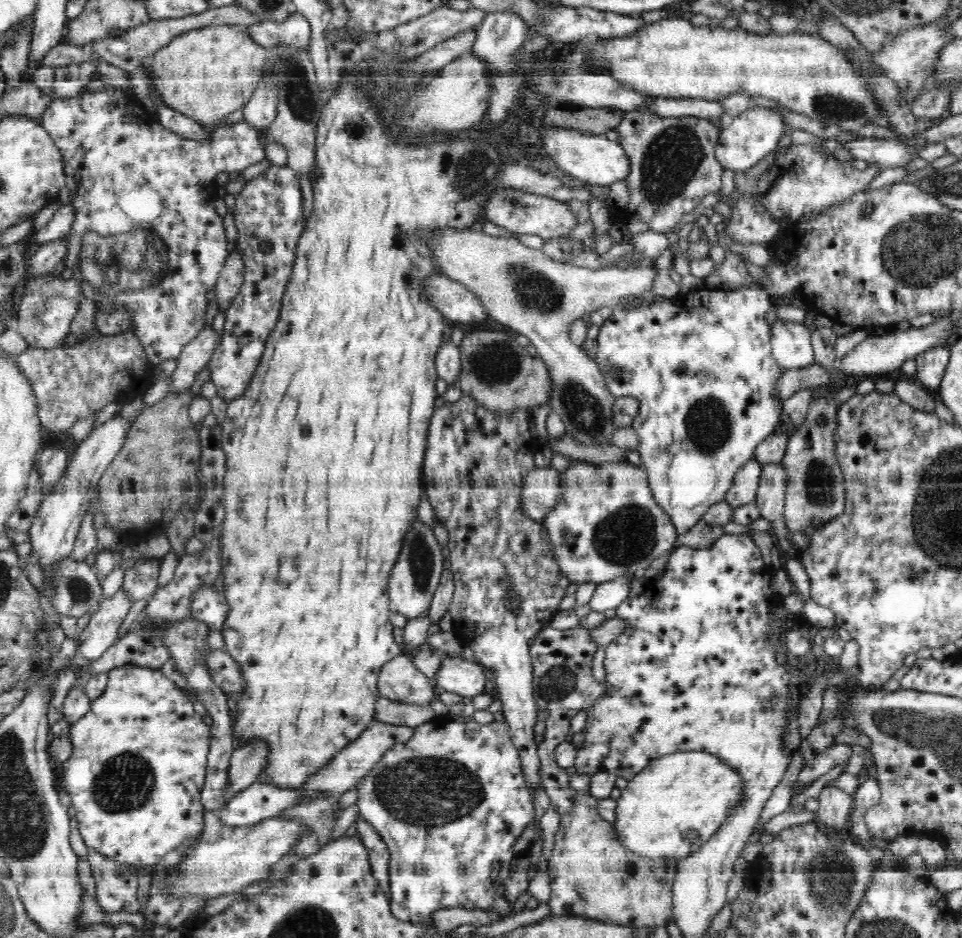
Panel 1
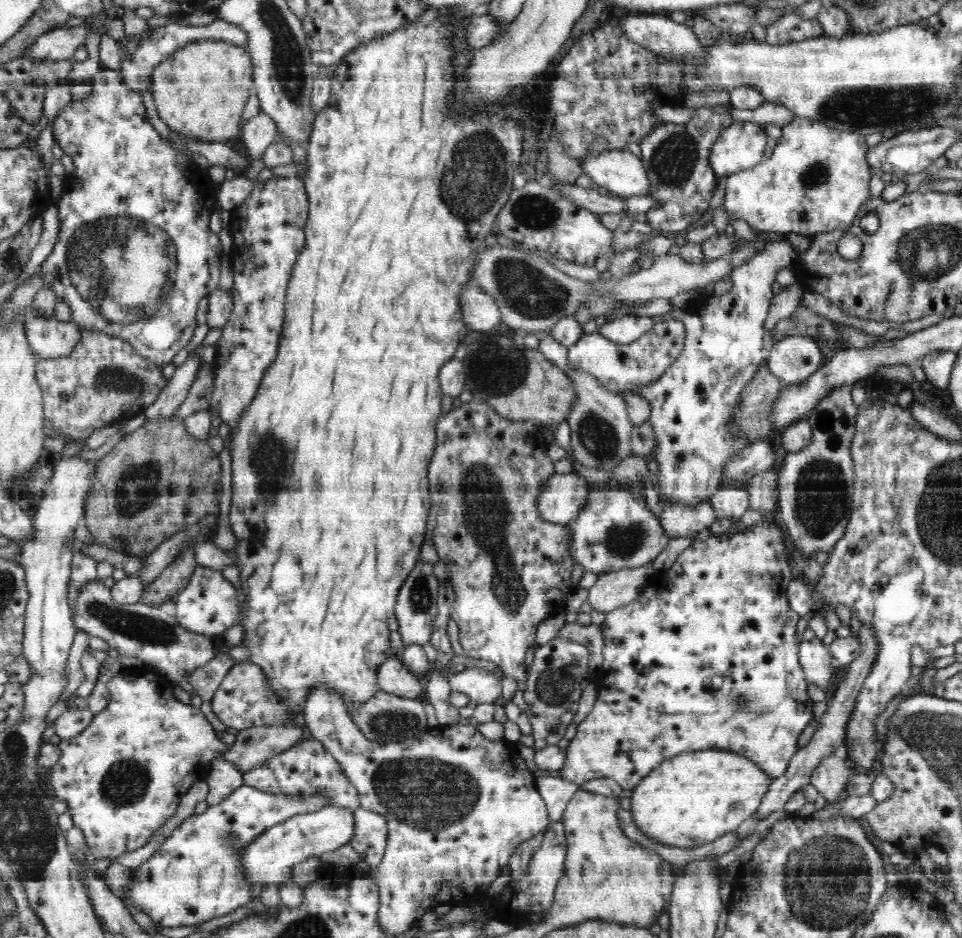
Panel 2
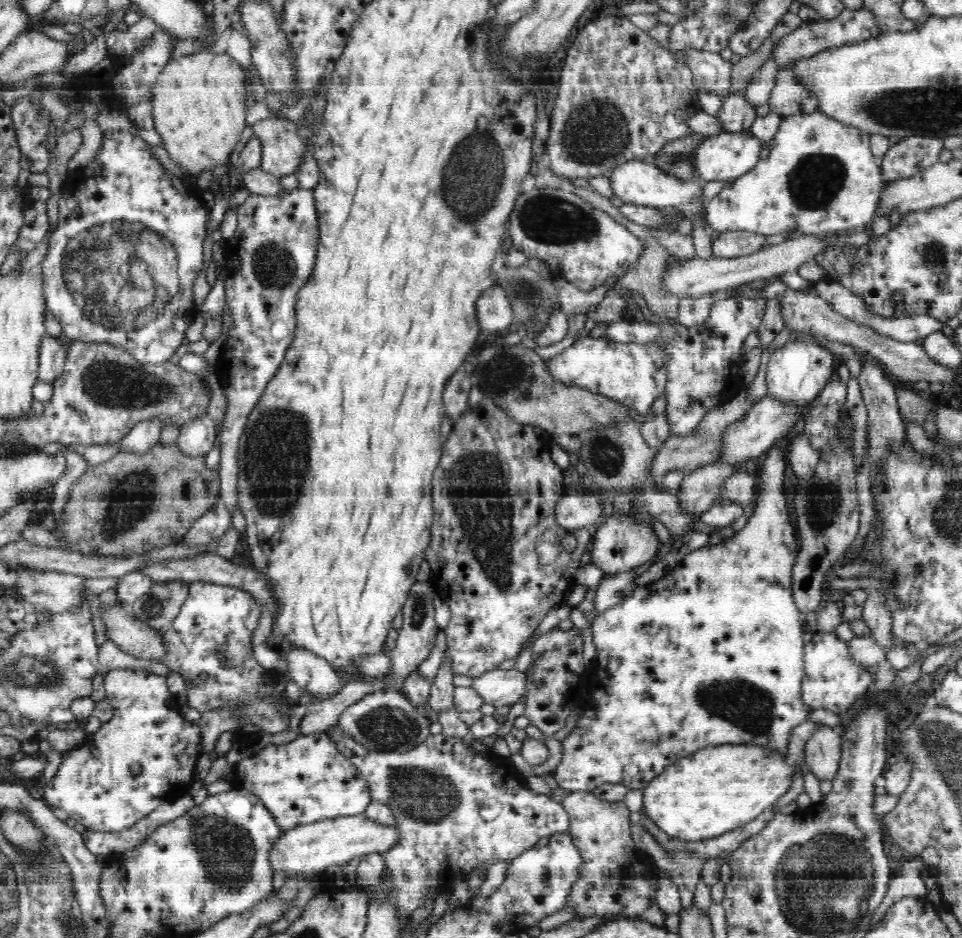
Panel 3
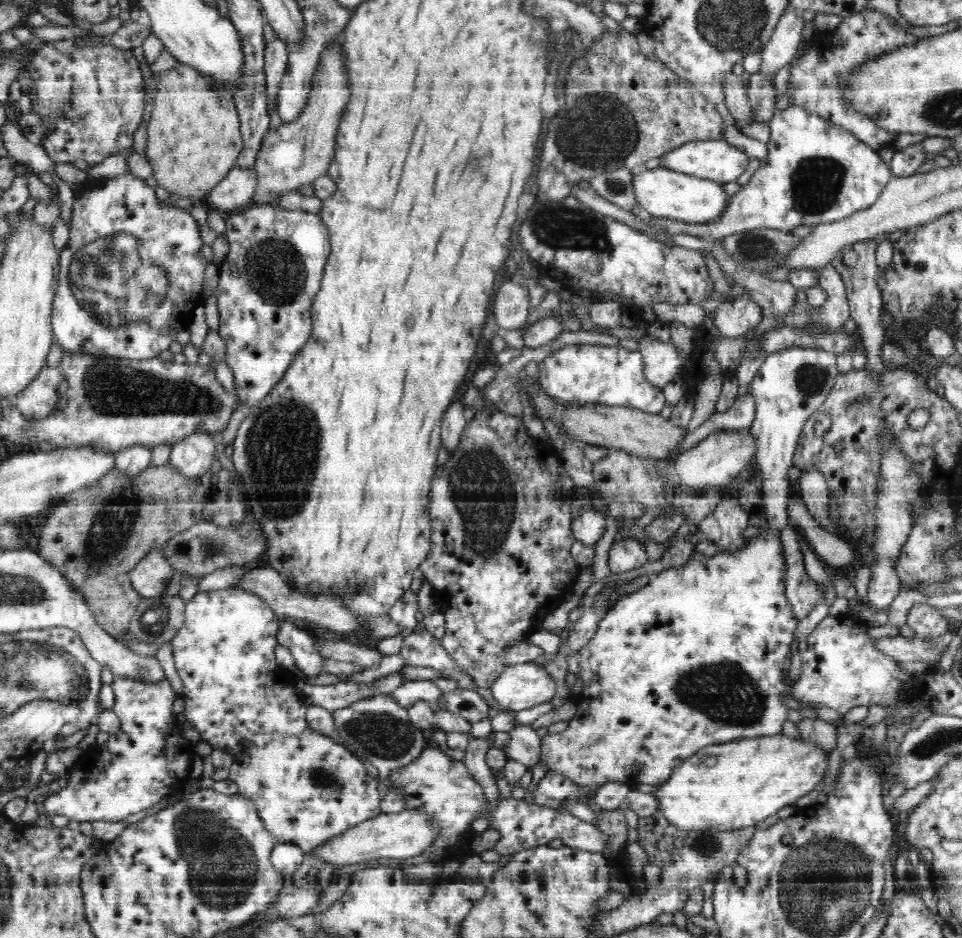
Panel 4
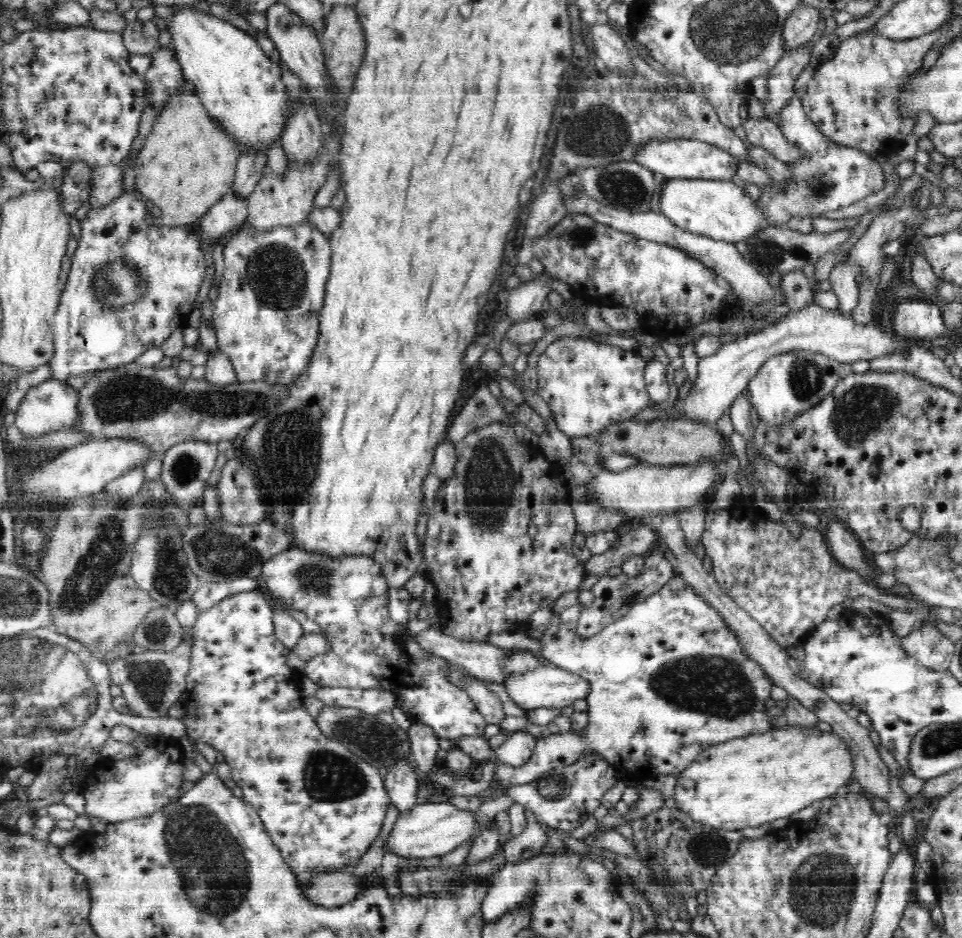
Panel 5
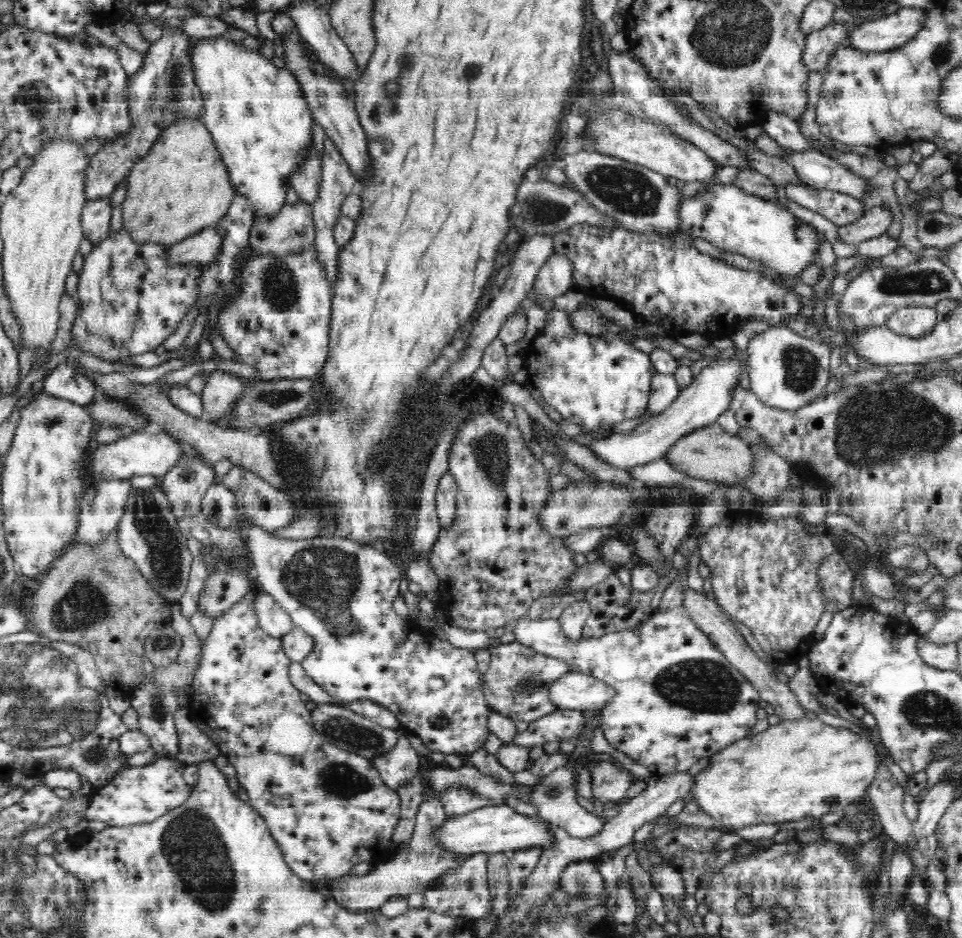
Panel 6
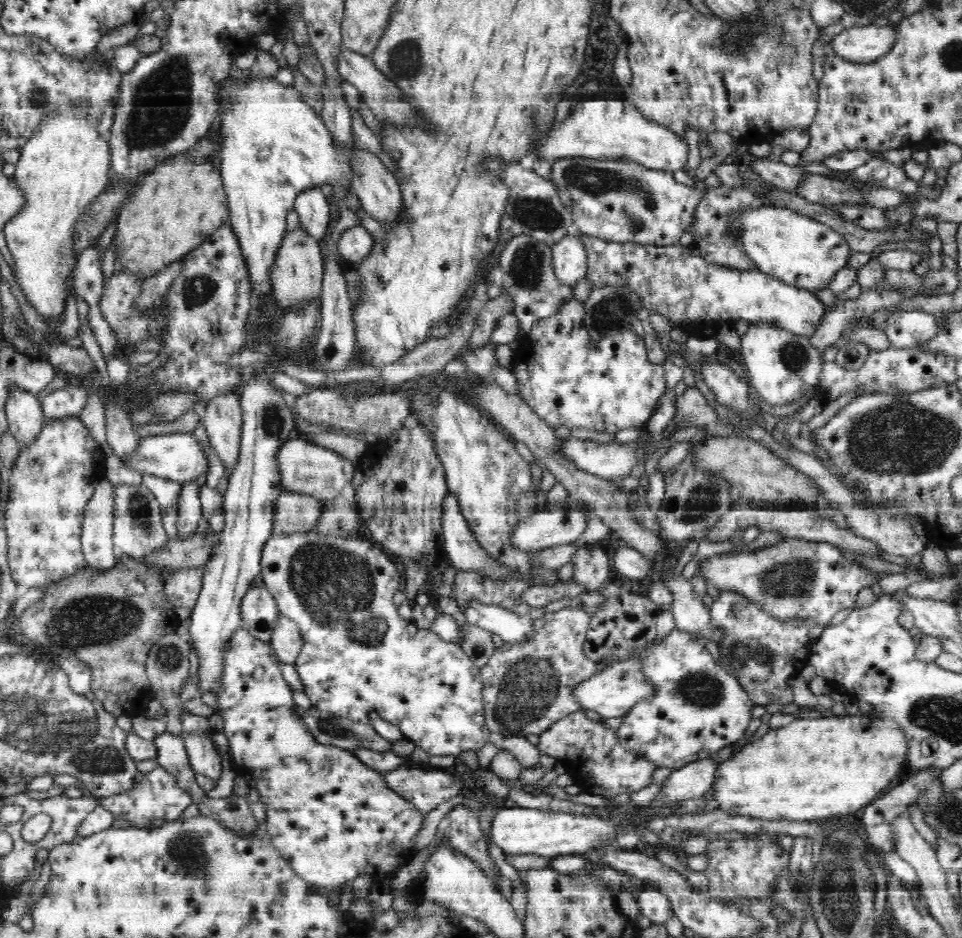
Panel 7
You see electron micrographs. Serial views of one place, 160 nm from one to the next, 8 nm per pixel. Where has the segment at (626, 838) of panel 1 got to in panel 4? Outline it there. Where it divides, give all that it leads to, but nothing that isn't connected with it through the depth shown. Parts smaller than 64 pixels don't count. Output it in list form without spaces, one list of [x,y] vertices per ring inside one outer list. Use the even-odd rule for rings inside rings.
[[[782,733],[766,738],[738,739],[730,743],[722,743],[702,748],[690,756],[673,770],[668,780],[659,785],[653,794],[656,797],[657,810],[666,820],[682,832],[695,830],[697,832],[715,828],[720,832],[752,827],[762,819],[769,817],[786,806],[792,806],[800,796],[808,794],[816,788],[824,778],[828,758],[826,750],[813,741],[798,742],[786,738]]]

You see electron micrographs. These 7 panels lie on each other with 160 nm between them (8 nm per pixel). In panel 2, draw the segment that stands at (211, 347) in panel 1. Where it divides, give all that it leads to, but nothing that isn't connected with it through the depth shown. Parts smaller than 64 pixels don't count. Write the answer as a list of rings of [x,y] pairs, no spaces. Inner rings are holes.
[[[189,352],[186,361],[177,366],[175,373],[160,391],[156,400],[144,410],[146,421],[168,419],[175,414],[176,409],[184,402],[196,374],[200,370],[200,357]]]

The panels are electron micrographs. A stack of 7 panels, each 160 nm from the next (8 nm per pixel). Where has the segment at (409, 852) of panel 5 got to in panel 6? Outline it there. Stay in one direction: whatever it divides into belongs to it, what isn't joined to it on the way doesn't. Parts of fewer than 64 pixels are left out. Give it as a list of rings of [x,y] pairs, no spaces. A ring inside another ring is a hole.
[[[488,803],[461,815],[446,817],[443,825],[433,836],[438,846],[456,853],[474,854],[486,852],[488,854],[505,851],[529,850],[530,847],[542,847],[556,842],[554,834],[550,834],[548,824],[536,822],[528,816],[518,814],[507,804],[496,805]]]

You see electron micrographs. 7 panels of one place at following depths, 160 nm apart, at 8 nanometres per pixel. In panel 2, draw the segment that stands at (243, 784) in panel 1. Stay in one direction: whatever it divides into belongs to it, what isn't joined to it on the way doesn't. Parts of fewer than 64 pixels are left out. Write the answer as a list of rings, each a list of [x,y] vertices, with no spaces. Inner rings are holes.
[[[272,725],[241,730],[223,758],[244,775],[254,768],[254,764],[262,764],[262,761],[293,748],[302,740],[305,728],[305,725]]]

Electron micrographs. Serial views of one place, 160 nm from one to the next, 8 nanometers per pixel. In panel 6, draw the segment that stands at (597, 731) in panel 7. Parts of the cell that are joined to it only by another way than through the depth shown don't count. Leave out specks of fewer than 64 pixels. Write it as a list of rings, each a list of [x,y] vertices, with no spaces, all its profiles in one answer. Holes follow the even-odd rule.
[[[556,709],[542,719],[529,724],[524,732],[516,733],[511,744],[520,747],[540,746],[548,740],[576,738],[583,732],[586,717],[582,711]],[[610,762],[598,763],[598,768],[592,770],[592,792],[603,803],[619,801],[627,796],[626,790],[632,784],[628,770],[618,770]]]

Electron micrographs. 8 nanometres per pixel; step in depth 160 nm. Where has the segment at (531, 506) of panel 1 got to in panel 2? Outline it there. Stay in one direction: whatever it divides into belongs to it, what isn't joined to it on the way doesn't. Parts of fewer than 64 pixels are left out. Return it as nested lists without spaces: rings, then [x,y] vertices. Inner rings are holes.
[[[554,473],[538,496],[538,513],[546,522],[567,525],[586,505],[591,485],[578,473]]]

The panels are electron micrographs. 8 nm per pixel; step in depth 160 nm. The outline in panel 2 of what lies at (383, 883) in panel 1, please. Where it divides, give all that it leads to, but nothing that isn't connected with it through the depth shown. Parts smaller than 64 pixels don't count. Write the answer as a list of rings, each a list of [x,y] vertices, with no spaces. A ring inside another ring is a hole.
[[[358,807],[354,813],[354,834],[351,845],[372,870],[382,862],[388,840],[388,827],[384,816],[373,810]]]

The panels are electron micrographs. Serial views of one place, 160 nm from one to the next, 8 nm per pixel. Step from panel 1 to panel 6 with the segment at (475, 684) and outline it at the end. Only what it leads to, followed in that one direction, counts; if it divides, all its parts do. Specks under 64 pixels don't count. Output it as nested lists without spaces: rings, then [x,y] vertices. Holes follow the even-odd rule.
[[[572,670],[552,683],[548,694],[558,709],[591,712],[608,706],[617,692],[590,673]]]

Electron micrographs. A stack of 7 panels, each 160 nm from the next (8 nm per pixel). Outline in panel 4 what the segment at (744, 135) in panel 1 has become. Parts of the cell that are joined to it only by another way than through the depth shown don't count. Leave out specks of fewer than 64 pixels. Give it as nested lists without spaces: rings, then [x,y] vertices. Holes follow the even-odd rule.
[[[702,140],[682,144],[665,154],[666,168],[681,172],[684,175],[692,175],[702,179],[713,180],[714,182],[728,183],[736,181],[746,170],[750,157],[746,151],[732,146],[725,140]]]

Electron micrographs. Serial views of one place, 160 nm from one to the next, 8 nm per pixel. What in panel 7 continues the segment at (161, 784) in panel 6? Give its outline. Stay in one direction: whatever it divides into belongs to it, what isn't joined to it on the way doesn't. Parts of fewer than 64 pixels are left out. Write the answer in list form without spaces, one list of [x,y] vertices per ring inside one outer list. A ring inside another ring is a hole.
[[[160,765],[147,772],[135,787],[109,797],[99,797],[99,805],[111,812],[114,818],[126,820],[130,822],[130,827],[141,829],[146,829],[152,820],[158,818],[166,821],[177,819],[190,804],[192,796],[180,788],[178,779]]]

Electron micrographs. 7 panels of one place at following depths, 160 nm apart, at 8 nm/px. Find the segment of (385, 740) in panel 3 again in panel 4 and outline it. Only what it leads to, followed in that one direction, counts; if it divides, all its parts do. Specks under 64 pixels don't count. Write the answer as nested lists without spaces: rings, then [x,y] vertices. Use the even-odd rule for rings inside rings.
[[[390,694],[376,695],[372,698],[359,700],[350,706],[331,712],[334,725],[348,746],[358,756],[367,759],[377,756],[384,759],[401,760],[402,767],[408,766],[421,756],[428,745],[428,738],[410,721],[410,715]]]

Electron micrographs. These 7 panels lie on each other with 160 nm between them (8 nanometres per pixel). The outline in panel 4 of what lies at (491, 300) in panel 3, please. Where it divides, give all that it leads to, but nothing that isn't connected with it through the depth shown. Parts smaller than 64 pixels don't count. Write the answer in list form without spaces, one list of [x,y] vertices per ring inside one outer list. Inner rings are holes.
[[[513,279],[504,282],[495,292],[491,311],[501,330],[514,330],[524,326],[531,307],[529,291]]]

